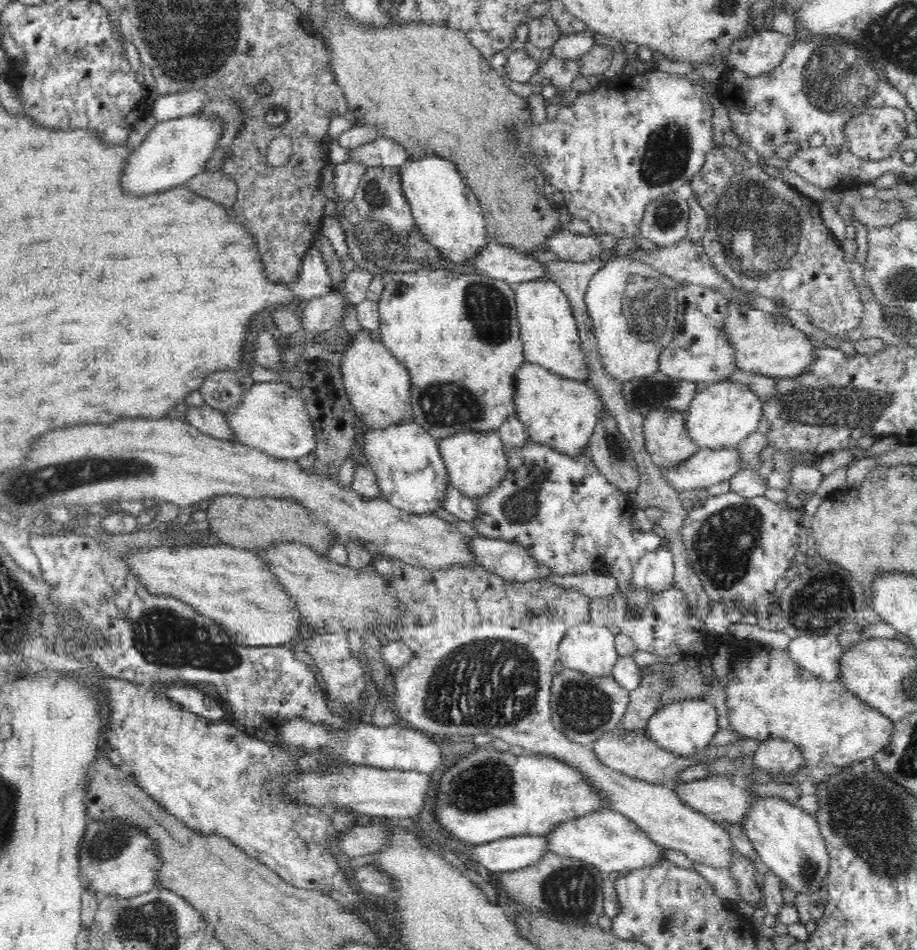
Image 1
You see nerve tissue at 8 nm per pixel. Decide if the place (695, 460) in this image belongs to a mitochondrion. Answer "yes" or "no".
no

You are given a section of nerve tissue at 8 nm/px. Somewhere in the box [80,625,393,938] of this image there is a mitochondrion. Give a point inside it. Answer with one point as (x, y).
(106, 847)

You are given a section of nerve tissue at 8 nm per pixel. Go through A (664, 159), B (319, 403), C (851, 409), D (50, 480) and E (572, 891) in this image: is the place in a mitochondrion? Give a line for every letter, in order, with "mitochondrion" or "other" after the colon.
A: mitochondrion
B: other
C: mitochondrion
D: mitochondrion
E: mitochondrion

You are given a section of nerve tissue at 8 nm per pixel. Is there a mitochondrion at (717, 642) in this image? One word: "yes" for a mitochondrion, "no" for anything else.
no

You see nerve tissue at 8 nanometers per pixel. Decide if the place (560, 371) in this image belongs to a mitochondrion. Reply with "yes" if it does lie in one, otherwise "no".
no

